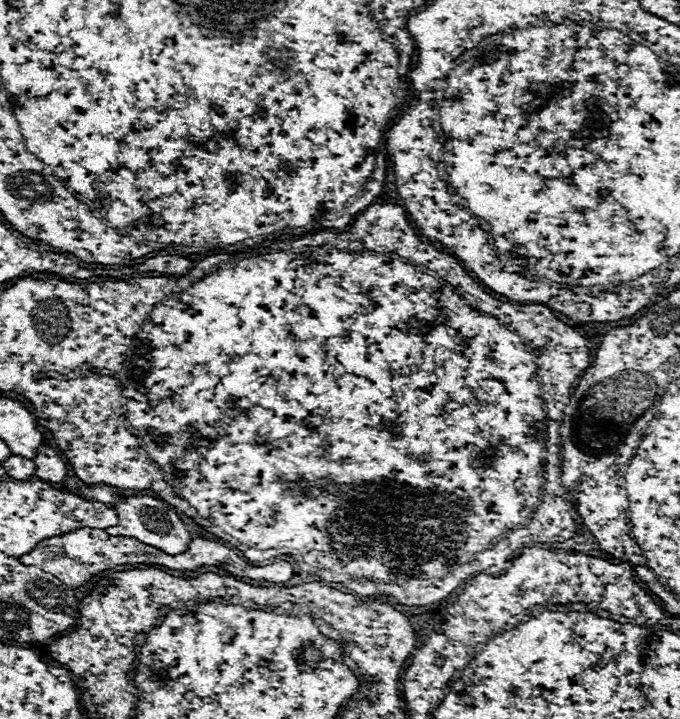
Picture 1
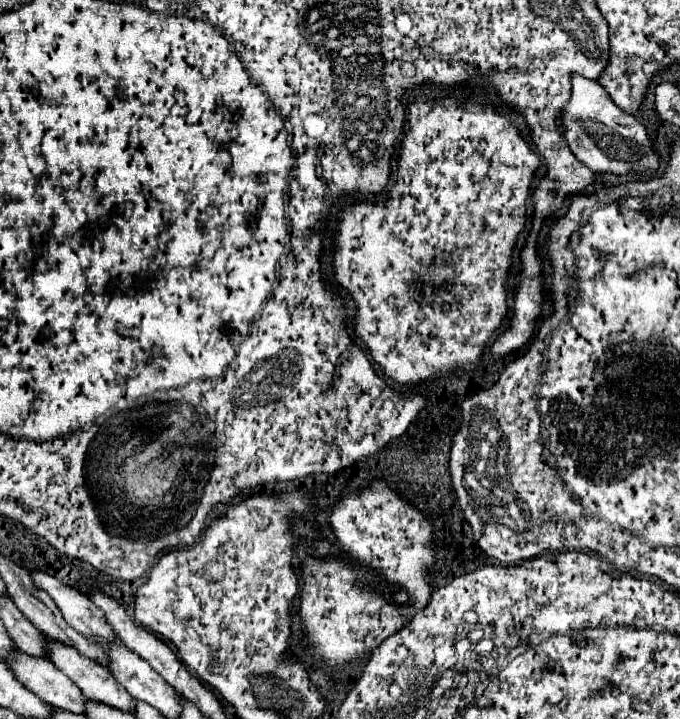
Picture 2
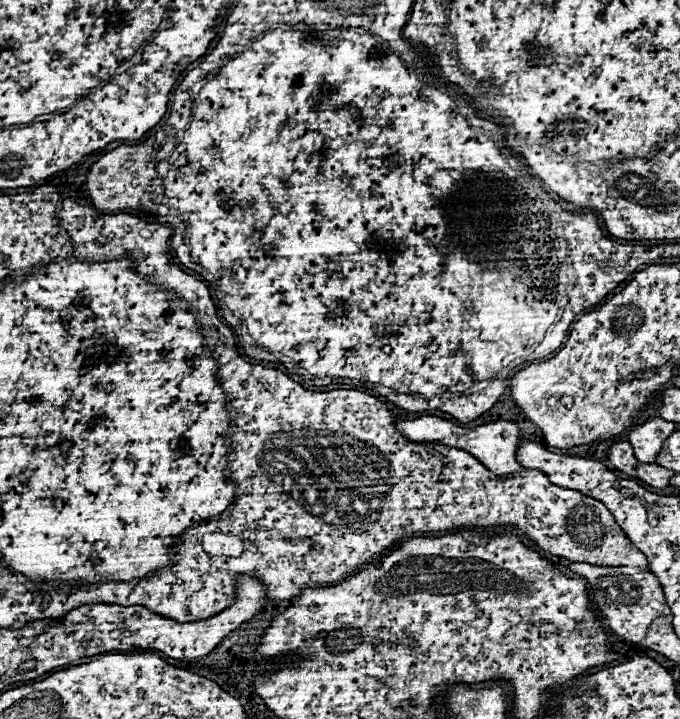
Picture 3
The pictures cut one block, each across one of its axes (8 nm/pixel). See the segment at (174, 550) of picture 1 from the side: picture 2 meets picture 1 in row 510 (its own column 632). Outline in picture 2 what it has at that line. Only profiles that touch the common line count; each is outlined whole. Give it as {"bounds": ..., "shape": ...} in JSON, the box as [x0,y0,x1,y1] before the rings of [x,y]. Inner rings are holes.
{"bounds":[562,74,660,176],"shape":[[[580,74],[572,76],[572,98],[562,110],[566,140],[576,158],[594,172],[610,172],[616,176],[638,174],[652,176],[660,166],[660,156],[652,146],[652,138],[644,124],[622,112],[608,92],[596,82]]]}

